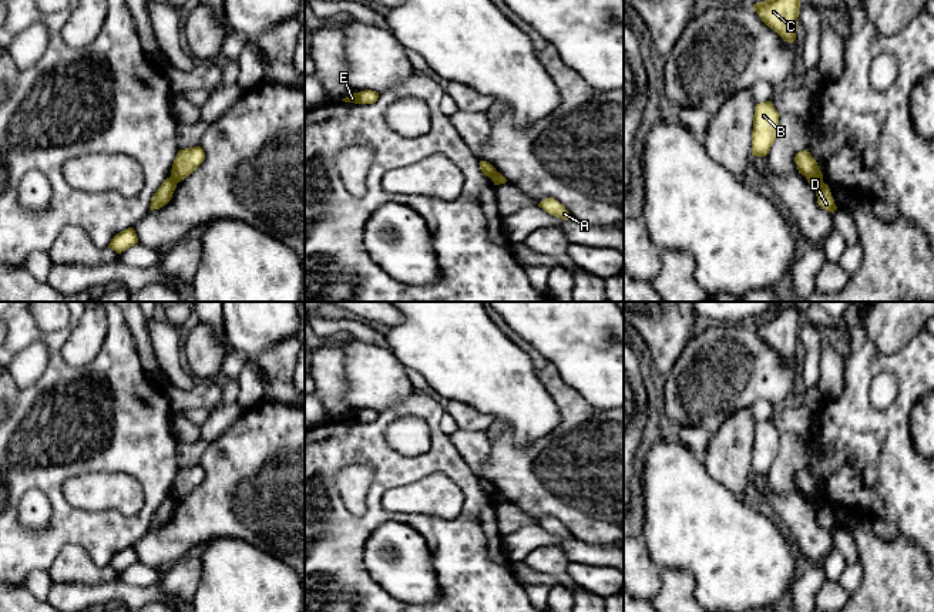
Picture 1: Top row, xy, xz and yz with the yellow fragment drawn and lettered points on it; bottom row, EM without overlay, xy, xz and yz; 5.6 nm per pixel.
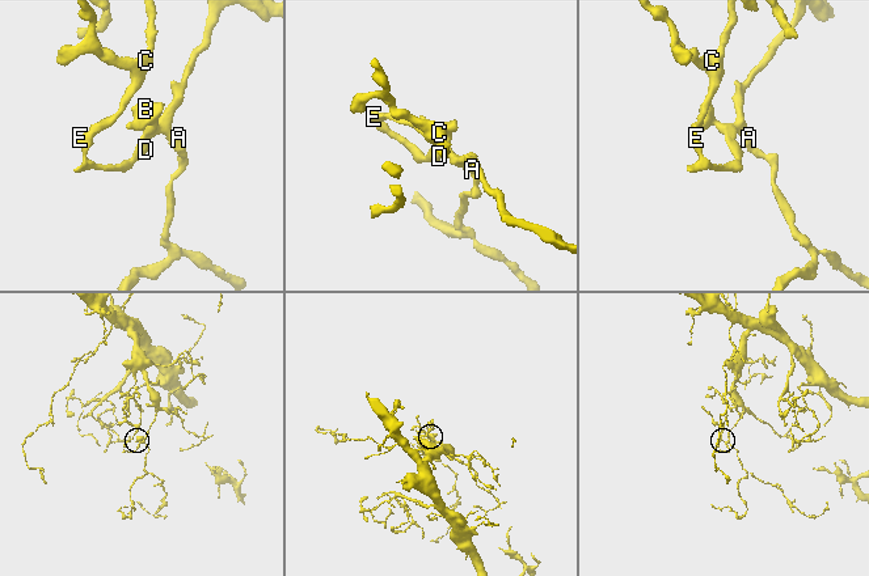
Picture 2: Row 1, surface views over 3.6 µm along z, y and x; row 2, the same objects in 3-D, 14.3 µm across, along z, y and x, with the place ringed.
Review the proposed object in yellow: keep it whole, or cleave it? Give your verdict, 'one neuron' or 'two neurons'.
two neurons

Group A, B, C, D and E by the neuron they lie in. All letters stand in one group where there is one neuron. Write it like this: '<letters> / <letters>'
A B / C D E

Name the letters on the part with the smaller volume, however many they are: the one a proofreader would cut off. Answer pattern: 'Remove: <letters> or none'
Remove: C, D, E

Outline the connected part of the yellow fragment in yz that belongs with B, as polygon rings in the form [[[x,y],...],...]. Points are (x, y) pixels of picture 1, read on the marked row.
[[[772,101],[756,104],[752,131],[752,155],[766,157],[779,132],[779,112]]]

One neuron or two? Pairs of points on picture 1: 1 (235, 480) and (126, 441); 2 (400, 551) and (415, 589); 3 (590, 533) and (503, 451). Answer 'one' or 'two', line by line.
1: two
2: one
3: one

